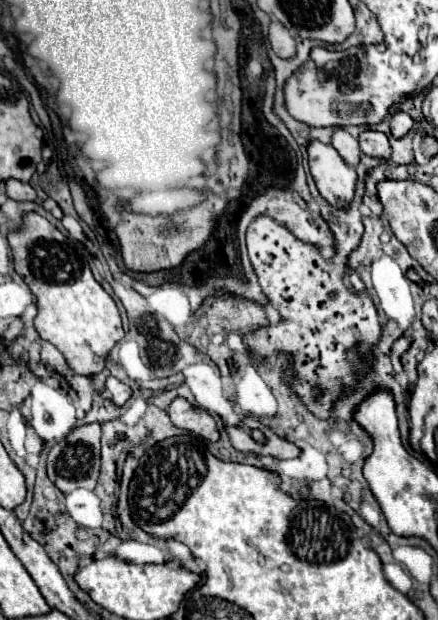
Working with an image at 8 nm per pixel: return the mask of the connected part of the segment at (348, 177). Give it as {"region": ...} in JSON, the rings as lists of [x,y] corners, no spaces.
{"region":[[[311,140],[307,144],[309,170],[319,194],[333,206],[345,208],[355,192],[357,174],[331,144]]]}

